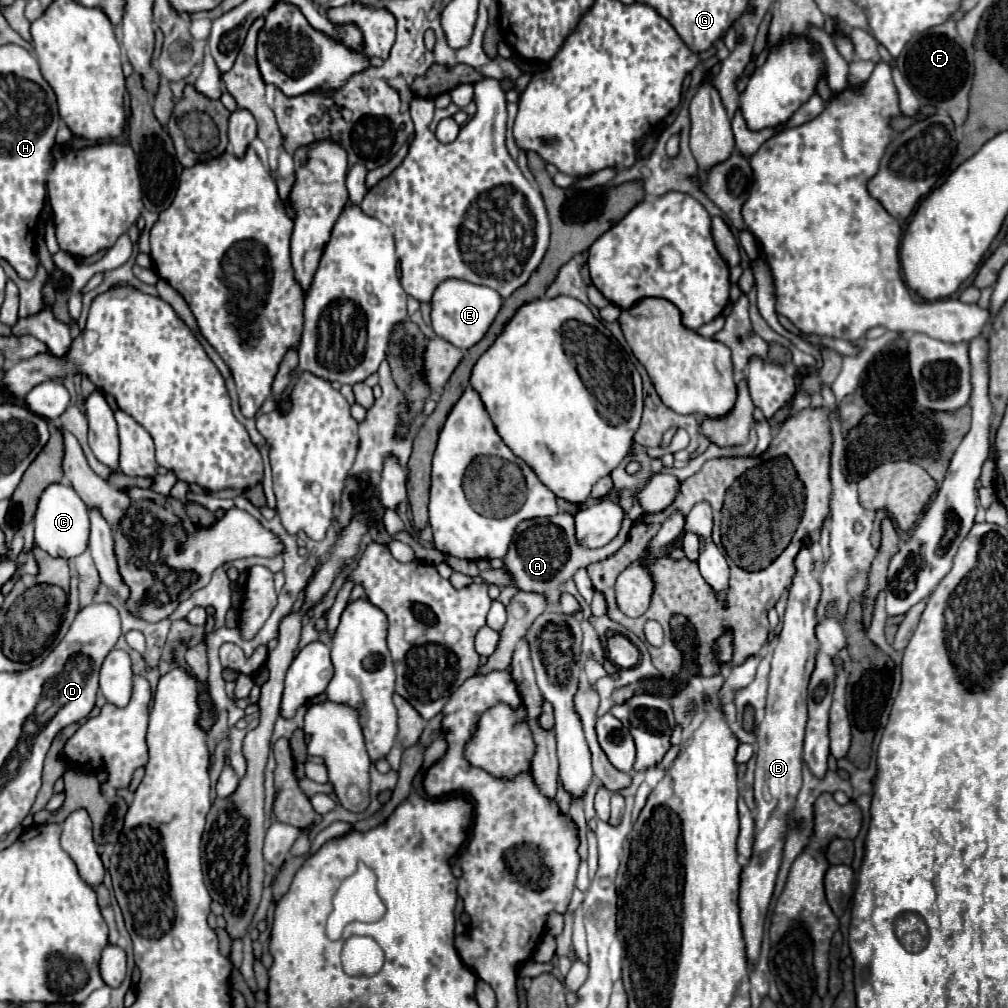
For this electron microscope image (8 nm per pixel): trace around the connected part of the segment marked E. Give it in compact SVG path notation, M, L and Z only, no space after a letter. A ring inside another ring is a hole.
M448 279L440 283L440 287L436 289L432 297L432 327L438 337L450 341L452 345L460 349L470 349L486 335L500 307L502 307L502 297L498 295L498 291L486 285L474 285L460 279Z

